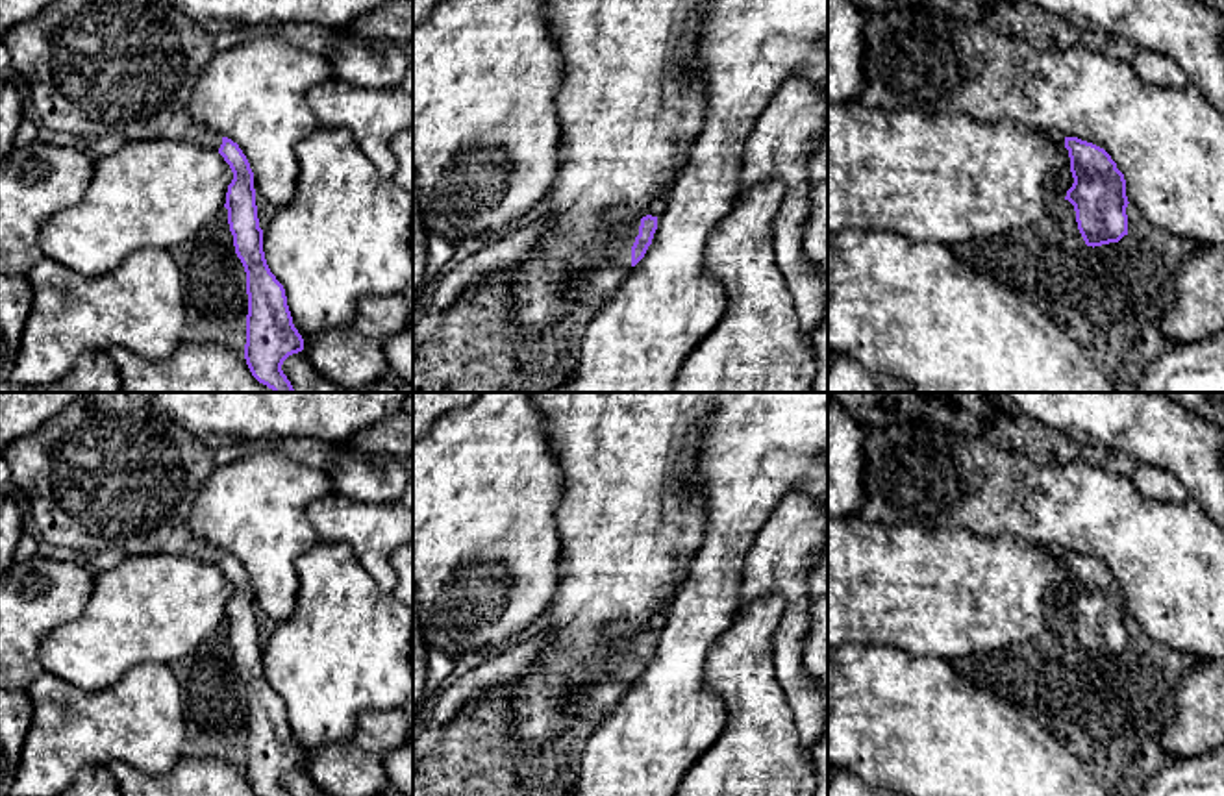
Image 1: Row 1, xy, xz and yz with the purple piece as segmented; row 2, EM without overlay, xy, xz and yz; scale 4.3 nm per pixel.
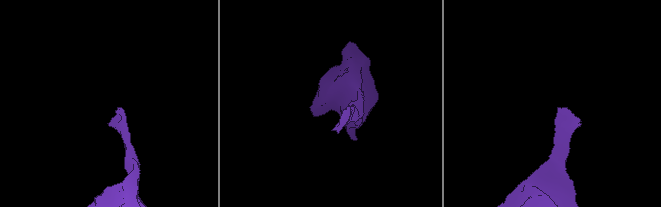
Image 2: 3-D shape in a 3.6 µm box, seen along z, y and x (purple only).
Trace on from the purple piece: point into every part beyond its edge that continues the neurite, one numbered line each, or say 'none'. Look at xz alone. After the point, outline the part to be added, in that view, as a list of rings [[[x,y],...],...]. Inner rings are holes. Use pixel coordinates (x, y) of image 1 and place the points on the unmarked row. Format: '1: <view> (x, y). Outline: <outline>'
1: xz (476, 756). Outline: [[[641,633],[615,644],[615,661],[607,674],[576,692],[563,729],[537,752],[522,752],[515,744],[509,707],[515,678],[487,689],[441,729],[439,742],[426,757],[413,759],[413,796],[567,796],[578,777],[585,742],[631,683],[639,641]]]

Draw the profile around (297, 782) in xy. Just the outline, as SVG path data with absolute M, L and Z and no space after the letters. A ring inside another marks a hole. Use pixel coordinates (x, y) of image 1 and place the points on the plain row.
M304 766L289 770L283 776L281 785L289 796L330 796L313 781Z

